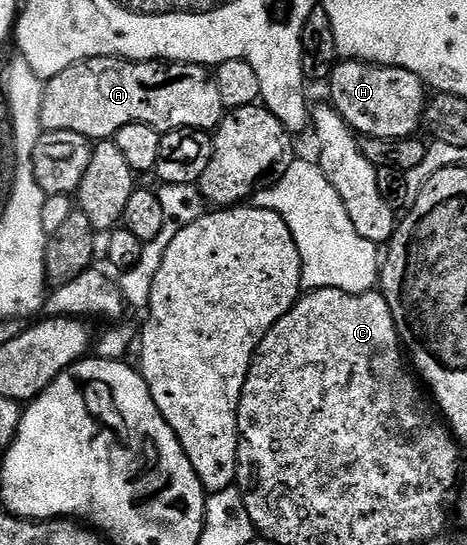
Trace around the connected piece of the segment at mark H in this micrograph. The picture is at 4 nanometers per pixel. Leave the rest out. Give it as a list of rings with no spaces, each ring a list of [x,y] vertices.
[[[341,60],[335,64],[328,86],[331,106],[359,136],[406,139],[415,136],[423,124],[428,91],[422,79],[407,70],[381,67],[362,60]]]

